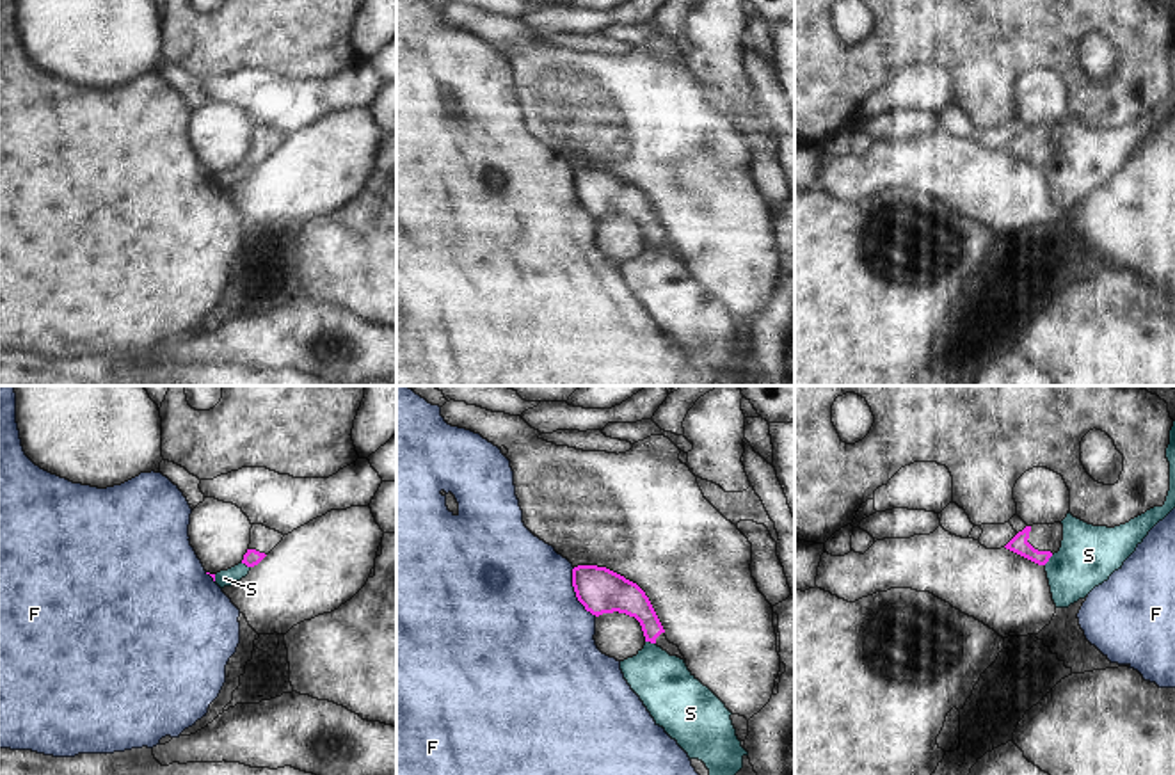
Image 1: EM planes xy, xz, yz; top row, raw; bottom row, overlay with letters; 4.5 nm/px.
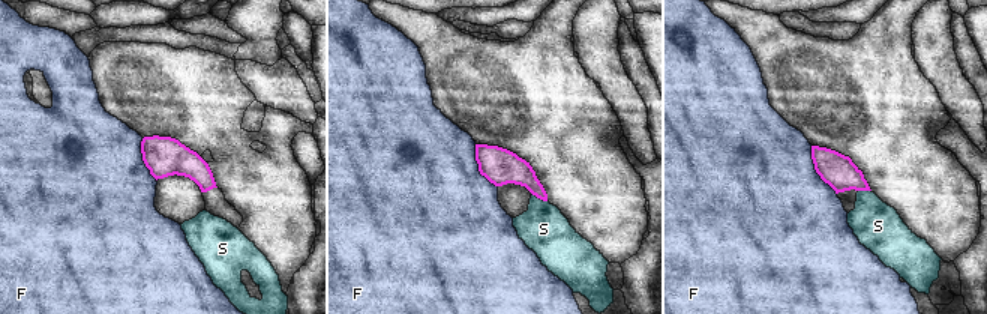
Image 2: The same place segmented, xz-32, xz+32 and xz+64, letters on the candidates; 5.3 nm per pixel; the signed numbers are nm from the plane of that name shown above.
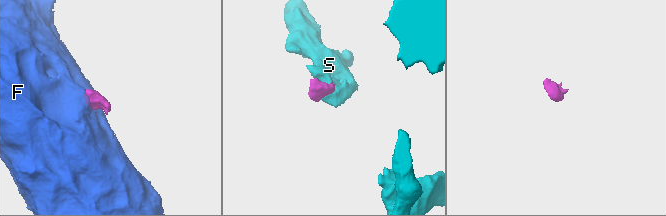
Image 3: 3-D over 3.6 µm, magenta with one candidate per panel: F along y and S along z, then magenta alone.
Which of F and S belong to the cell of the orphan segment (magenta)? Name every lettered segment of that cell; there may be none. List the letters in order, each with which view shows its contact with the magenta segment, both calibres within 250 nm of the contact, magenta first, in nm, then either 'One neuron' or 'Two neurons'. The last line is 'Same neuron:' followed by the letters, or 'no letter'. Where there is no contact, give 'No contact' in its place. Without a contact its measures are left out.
F: Touches magenta in xz. Thickness 200 nm (magenta) against 500 nm. Two neurons
S: Touches magenta in xz. Thickness 150 nm (magenta) against 260 nm. One neuron
Same neuron: S

